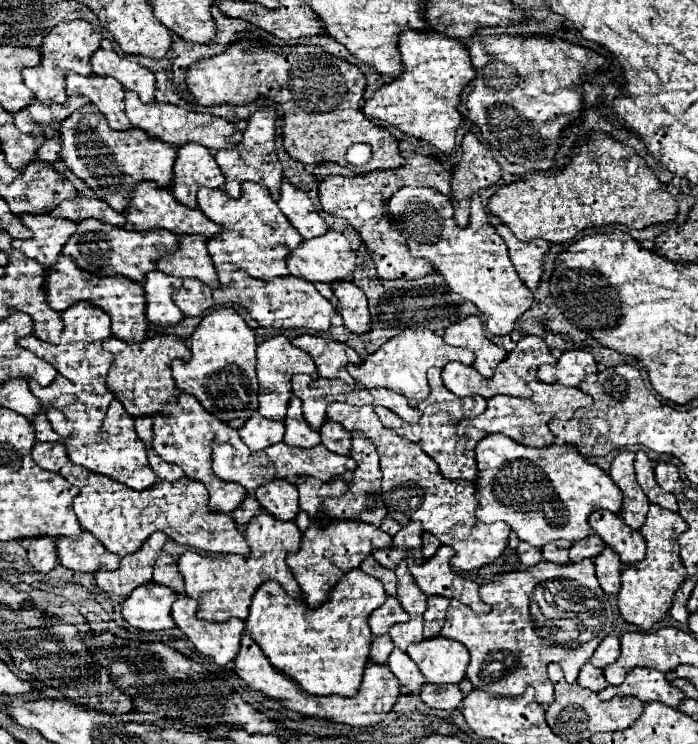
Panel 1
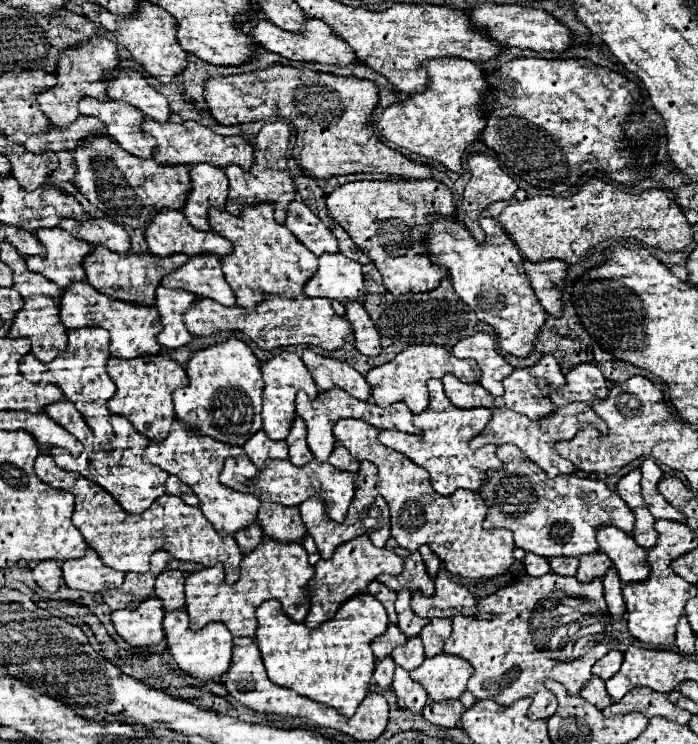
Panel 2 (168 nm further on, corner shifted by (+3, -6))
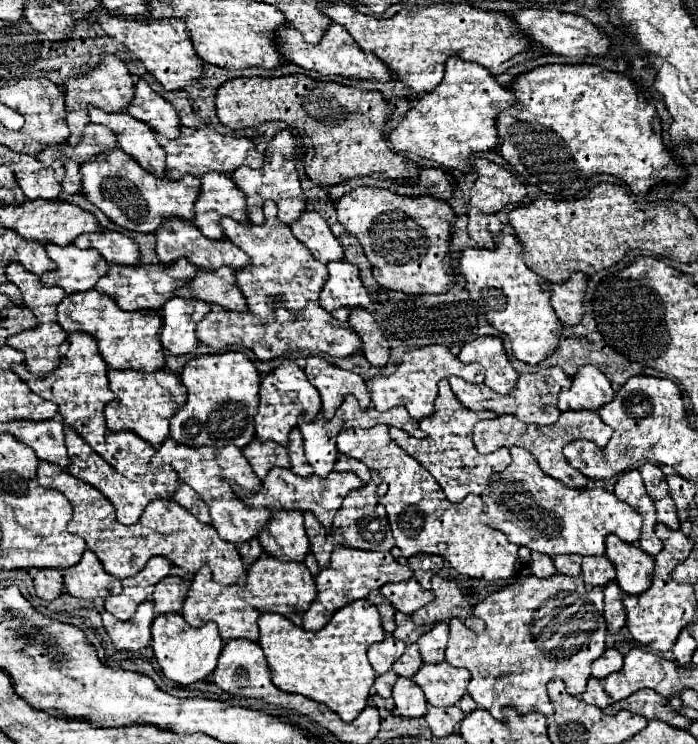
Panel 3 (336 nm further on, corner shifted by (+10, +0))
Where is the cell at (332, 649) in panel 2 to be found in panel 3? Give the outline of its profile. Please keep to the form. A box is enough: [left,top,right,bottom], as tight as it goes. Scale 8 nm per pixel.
[258,599,384,723]

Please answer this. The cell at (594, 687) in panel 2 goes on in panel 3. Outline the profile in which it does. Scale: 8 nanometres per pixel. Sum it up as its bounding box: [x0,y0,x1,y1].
[582,677,612,709]

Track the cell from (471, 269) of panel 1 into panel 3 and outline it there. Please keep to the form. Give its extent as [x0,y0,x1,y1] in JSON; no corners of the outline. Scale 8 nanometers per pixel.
[458,233,562,365]

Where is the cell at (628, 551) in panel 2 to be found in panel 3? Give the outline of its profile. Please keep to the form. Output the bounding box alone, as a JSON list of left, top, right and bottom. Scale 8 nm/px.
[606,535,654,595]

